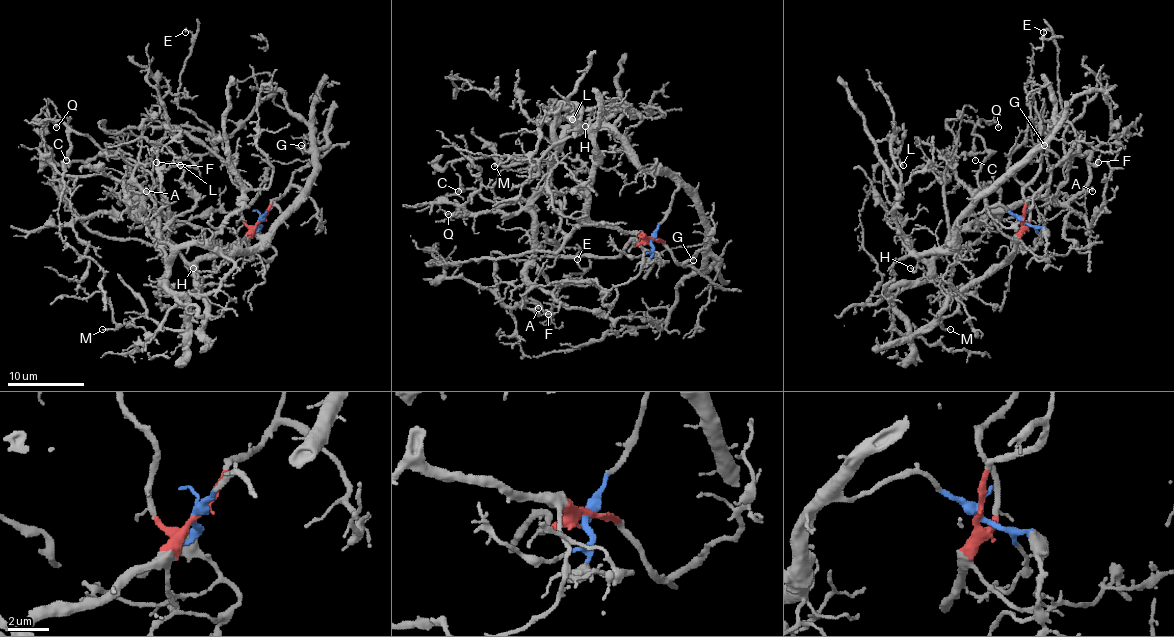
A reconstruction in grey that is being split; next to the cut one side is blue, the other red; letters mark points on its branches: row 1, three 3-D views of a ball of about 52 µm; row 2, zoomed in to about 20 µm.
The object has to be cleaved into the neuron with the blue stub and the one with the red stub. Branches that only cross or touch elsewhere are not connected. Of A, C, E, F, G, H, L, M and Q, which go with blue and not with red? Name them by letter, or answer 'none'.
A, E, F, G, H, L

